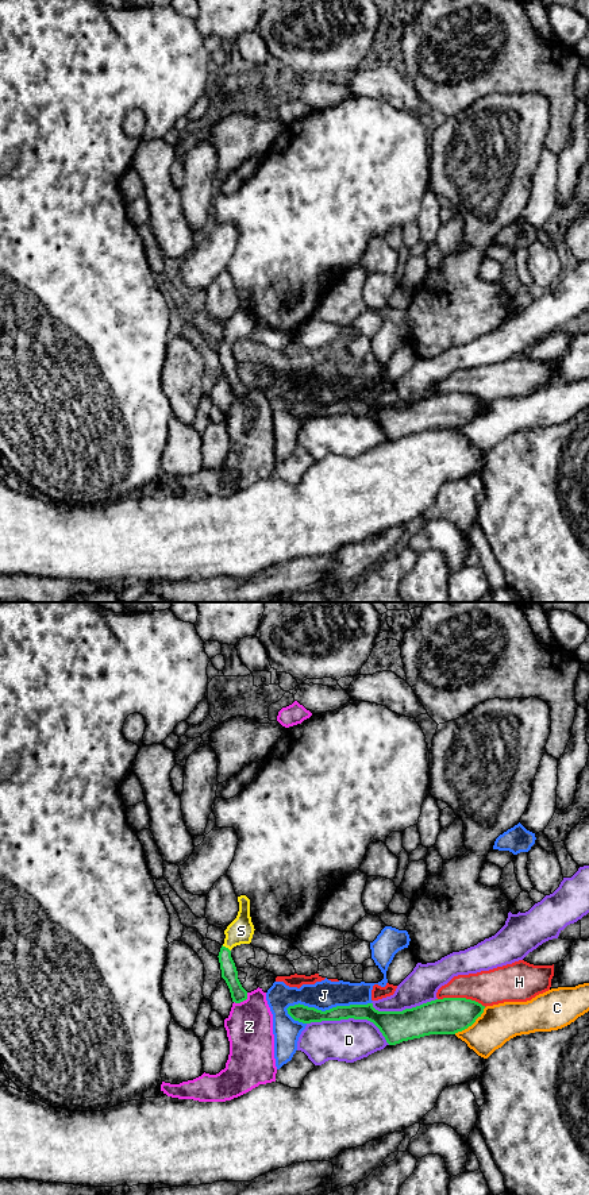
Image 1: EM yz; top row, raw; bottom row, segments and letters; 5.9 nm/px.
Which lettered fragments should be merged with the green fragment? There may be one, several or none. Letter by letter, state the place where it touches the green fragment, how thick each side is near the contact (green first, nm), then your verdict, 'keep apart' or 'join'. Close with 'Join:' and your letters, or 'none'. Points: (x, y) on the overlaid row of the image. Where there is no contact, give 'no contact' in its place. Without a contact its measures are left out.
C: yz (470, 1025) | 220/220 nm | keep apart
D: yz (350, 1017) | 160/260 nm | keep apart
H: yz (462, 998) | 220/220 nm | keep apart
J: yz (327, 1010) | 100/180 nm | keep apart
S: yz (224, 947) | 100/150 nm | join
Z: yz (242, 1001) | 100/280 nm | keep apart
Join: S

